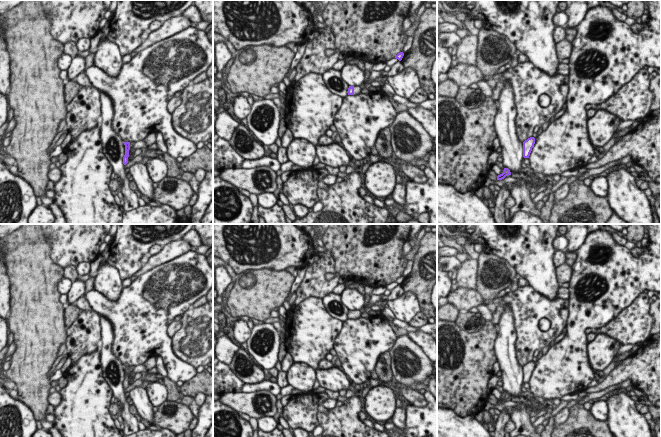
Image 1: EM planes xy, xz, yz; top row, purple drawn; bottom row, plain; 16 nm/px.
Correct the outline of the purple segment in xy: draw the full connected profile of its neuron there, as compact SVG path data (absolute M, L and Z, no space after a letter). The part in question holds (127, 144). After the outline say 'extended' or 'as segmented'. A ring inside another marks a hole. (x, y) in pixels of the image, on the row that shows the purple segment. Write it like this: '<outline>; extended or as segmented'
M144 140L124 142L125 155L123 157L123 164L126 165L129 161L129 155L132 154L137 148L147 147Z; extended

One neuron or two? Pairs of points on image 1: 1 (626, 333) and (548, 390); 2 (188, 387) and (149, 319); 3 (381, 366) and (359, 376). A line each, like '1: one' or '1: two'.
1: two
2: two
3: two

